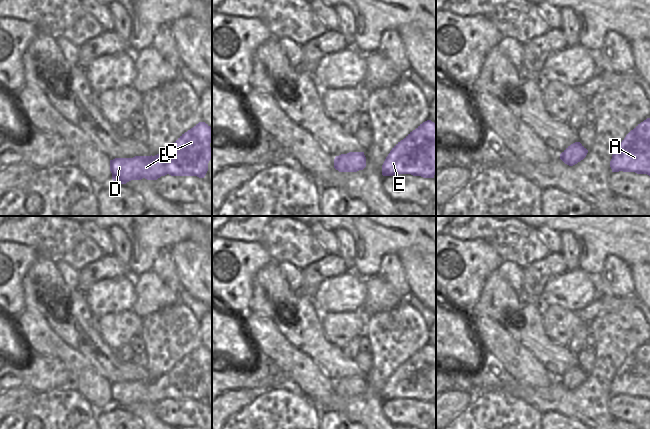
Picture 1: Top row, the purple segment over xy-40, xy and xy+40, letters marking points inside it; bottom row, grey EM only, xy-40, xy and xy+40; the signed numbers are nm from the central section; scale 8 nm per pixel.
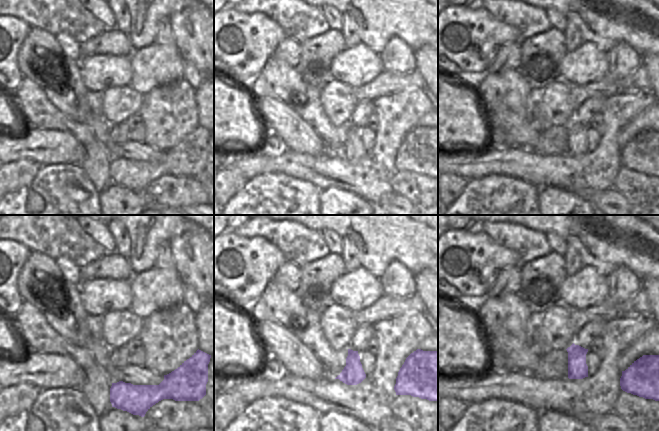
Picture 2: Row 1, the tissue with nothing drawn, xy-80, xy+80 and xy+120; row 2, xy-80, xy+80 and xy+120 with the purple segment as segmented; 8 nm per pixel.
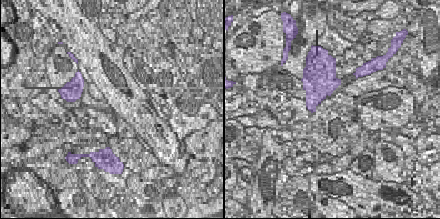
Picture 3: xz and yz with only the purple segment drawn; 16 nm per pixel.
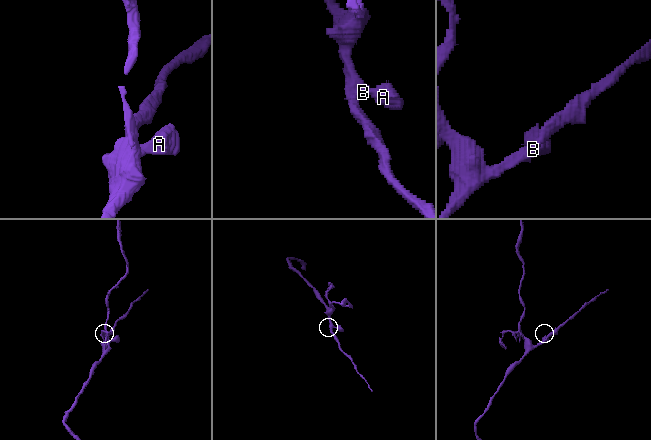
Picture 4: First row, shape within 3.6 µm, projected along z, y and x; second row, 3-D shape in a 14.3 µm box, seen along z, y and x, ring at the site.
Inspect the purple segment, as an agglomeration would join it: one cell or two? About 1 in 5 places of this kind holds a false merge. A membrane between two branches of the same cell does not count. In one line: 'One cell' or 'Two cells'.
One cell.

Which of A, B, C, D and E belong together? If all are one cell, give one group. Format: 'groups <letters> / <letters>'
groups A B C D E

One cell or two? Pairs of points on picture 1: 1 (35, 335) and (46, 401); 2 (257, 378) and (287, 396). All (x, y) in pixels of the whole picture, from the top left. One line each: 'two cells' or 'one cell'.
1: two cells
2: two cells

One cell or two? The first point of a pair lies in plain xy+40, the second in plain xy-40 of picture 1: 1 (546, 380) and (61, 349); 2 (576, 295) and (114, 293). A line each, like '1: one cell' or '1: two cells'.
1: one cell
2: one cell

